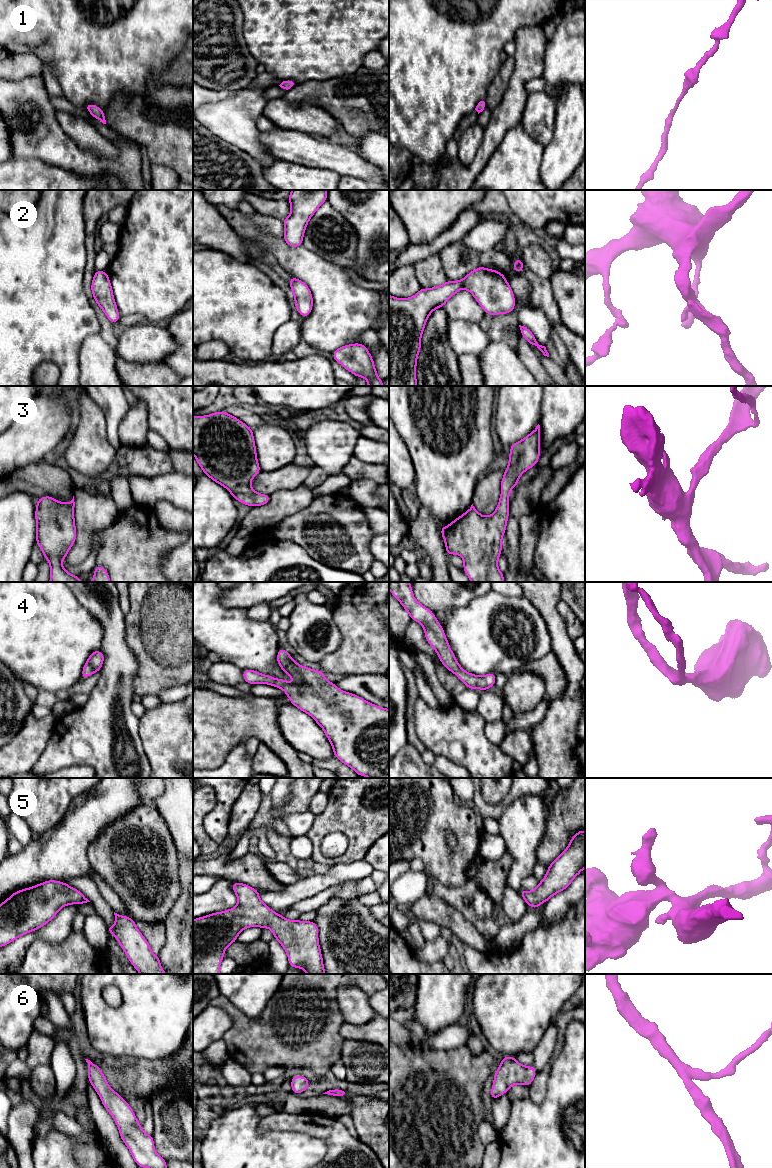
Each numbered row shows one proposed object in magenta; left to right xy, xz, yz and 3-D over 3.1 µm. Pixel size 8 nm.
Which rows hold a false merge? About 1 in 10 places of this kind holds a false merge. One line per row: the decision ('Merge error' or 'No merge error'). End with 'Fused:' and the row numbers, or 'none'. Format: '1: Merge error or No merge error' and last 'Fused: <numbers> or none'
1: No merge error
2: No merge error
3: No merge error
4: No merge error
5: No merge error
6: No merge error
Fused: none

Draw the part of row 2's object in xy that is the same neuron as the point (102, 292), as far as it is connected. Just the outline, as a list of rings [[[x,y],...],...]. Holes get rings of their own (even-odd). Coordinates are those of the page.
[[[95,271],[91,291],[96,303],[104,311],[109,321],[112,324],[118,322],[121,316],[117,310],[107,271]]]

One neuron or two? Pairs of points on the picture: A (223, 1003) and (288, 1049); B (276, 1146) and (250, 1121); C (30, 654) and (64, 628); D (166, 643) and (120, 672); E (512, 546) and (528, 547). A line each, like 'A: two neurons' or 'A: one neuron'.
A: one neuron
B: one neuron
C: one neuron
D: two neurons
E: two neurons

